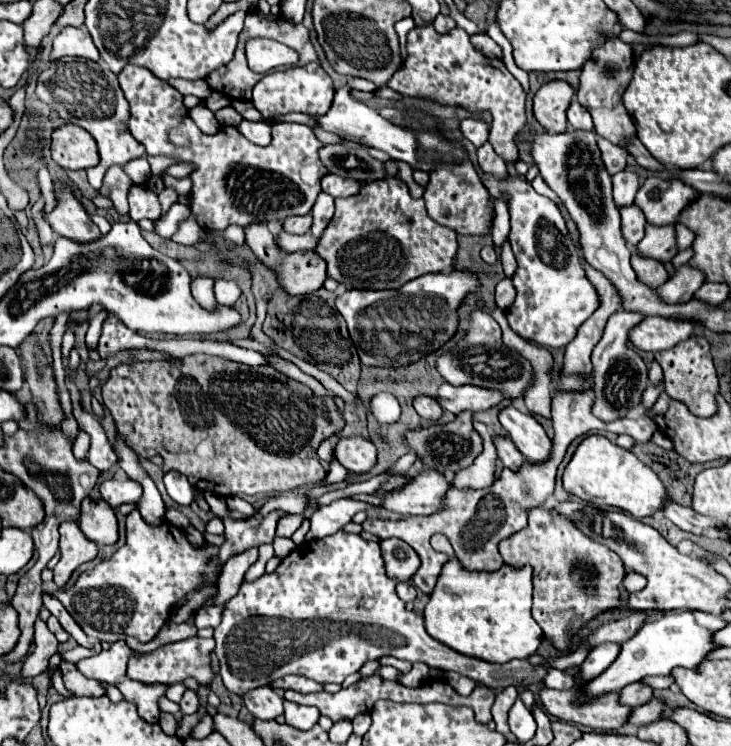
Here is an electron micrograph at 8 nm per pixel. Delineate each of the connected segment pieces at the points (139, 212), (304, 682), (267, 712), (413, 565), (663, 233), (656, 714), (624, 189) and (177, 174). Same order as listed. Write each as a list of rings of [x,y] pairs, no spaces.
[[[132,184],[130,194],[128,194],[128,204],[130,204],[130,218],[134,222],[148,218],[148,220],[158,220],[160,218],[160,202],[158,194],[148,188],[146,184]]]
[[[284,676],[284,678],[280,678],[278,682],[272,682],[270,686],[272,686],[272,688],[284,688],[284,690],[290,688],[290,690],[304,692],[304,694],[322,690],[322,684],[318,684],[318,682],[314,682],[314,680],[308,680],[308,678],[302,678],[302,676]]]
[[[270,686],[248,690],[242,698],[246,708],[260,720],[272,720],[282,714],[282,698]]]
[[[382,540],[380,548],[382,548],[386,574],[392,580],[396,582],[410,580],[412,574],[418,570],[420,566],[418,554],[412,550],[412,546],[404,544],[402,540]]]
[[[646,226],[646,236],[636,246],[638,254],[654,260],[662,260],[664,264],[676,256],[676,240],[674,226]]]
[[[650,700],[638,708],[634,708],[630,712],[630,718],[626,722],[626,726],[644,726],[644,724],[650,724],[650,722],[656,722],[660,718],[664,710],[664,704],[660,700]]]
[[[620,172],[612,176],[614,184],[614,202],[616,206],[630,206],[634,202],[634,196],[638,192],[638,176],[634,172]]]
[[[175,164],[170,166],[163,174],[171,175],[177,179],[183,179],[189,177],[195,169],[194,164]]]

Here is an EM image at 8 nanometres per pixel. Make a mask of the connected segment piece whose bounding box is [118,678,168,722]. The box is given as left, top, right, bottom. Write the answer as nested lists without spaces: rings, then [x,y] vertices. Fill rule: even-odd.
[[[130,678],[118,684],[118,690],[124,694],[124,698],[136,702],[138,714],[146,722],[158,722],[160,716],[158,700],[166,694],[166,688],[168,686],[142,686],[142,682],[134,682]]]

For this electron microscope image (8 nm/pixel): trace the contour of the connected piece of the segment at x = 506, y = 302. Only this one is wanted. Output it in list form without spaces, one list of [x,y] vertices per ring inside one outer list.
[[[504,278],[502,282],[498,282],[498,286],[496,286],[496,304],[498,304],[498,308],[500,310],[510,308],[512,302],[514,302],[514,298],[516,298],[516,290],[514,290],[512,280]]]

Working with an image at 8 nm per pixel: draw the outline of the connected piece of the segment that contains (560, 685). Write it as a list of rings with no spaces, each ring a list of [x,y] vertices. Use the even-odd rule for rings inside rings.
[[[550,670],[550,672],[546,674],[546,678],[544,678],[544,684],[546,684],[546,688],[570,690],[570,688],[574,688],[574,686],[572,686],[572,680],[574,680],[574,676],[568,674],[568,672]]]

